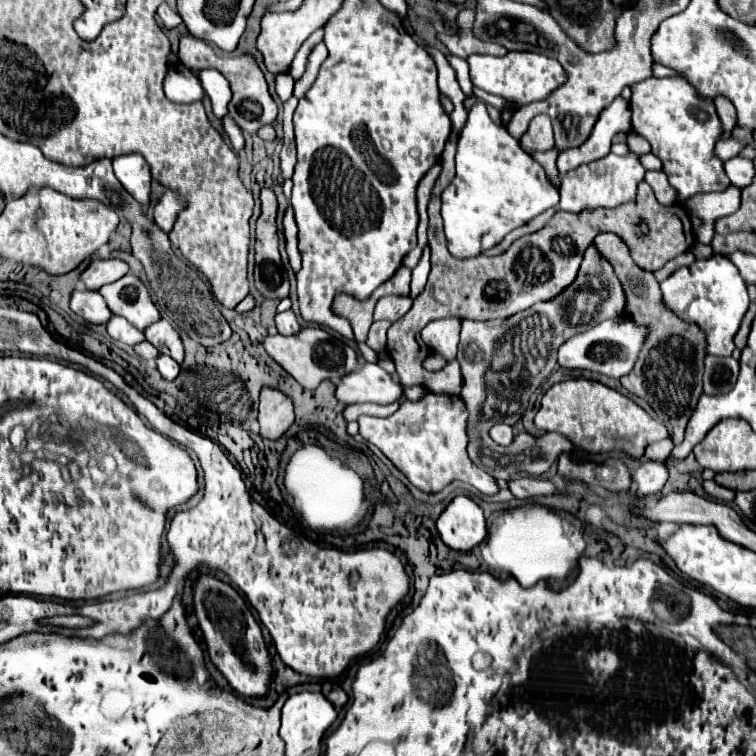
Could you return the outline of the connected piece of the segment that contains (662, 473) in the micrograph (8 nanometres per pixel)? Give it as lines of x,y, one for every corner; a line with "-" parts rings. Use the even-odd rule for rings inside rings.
667,459
659,467
651,467
651,461
645,461
637,471
633,471
633,483
637,483
637,495
645,497
659,493
667,481

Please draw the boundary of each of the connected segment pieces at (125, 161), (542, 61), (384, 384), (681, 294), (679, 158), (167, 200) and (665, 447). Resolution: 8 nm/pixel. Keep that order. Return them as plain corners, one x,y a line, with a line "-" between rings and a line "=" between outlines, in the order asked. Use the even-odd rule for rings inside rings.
139,153
121,155
113,159
113,169
121,185
141,203
149,205
151,195
151,169
=
509,51
503,57
493,57
493,55
471,55
469,59
471,67
471,81
475,87
497,95
505,99
505,109
501,111
501,123
507,127
515,111
531,101
545,99
555,87
565,83
565,71
559,65
559,61
551,61
545,55
531,53
531,51
=
367,363
357,371
345,375
337,385
337,399
345,405
351,403
377,403
389,405
403,397
403,385
399,379
383,371
375,363
=
711,255
709,259
697,259
693,265
677,269
661,283
661,291
665,307
675,311
681,319
697,323
707,333
709,355
733,353
733,337
739,331
741,319
747,313
751,301
737,267
727,257
=
669,77
669,79
645,79
637,85
633,85
631,95
631,125
633,131
645,137
651,143
653,155
657,155
663,163
663,171
669,179
669,185
677,191
677,203
685,205
687,199
691,199
697,193
721,193
729,187
729,177
725,175
723,161
715,155
715,143
719,141
723,133
723,125
717,117
713,99
707,99
695,91
695,87
685,77
=
167,189
163,193
163,197
159,199
159,203
155,205
153,209
153,217
157,221
157,225
163,229
163,231
171,231
179,211
183,211
187,207
187,203
183,201
183,197
179,197
179,193
=
667,437
667,439
663,439
663,441
657,441
657,443
647,445
647,447
645,447
645,455
647,455
649,459
653,459
653,461
663,461
663,459
671,453
671,449
673,449
673,439

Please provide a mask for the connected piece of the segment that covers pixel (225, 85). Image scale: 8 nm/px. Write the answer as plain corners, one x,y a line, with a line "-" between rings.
201,69
199,81
211,99
213,113
221,120
227,114
227,106
232,98
229,81
217,69

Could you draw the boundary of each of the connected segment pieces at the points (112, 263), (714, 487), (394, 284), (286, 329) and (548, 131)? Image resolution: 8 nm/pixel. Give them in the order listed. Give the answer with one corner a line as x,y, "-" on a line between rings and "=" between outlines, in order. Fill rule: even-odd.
95,259
89,263
89,267
81,273
81,281
87,289
99,291
103,285
113,283
129,273
129,265
121,259
=
705,481
703,487
705,487
707,495
711,495
711,497
717,499
717,501
727,501
727,503
731,503
731,501
735,499
735,491
727,489
727,487
721,487
721,485
717,485
715,481
=
399,267
399,271
387,283
383,283
383,287
379,287
373,295
409,295
411,291
409,285
411,285
409,269
=
291,309
285,313
277,313
275,323
277,323
277,329
281,335
295,335
301,329
301,325
299,325
299,321
=
537,115
525,135
521,137
521,147
531,153
531,151
549,151
555,147
555,137
553,137
553,127
551,119
547,115

